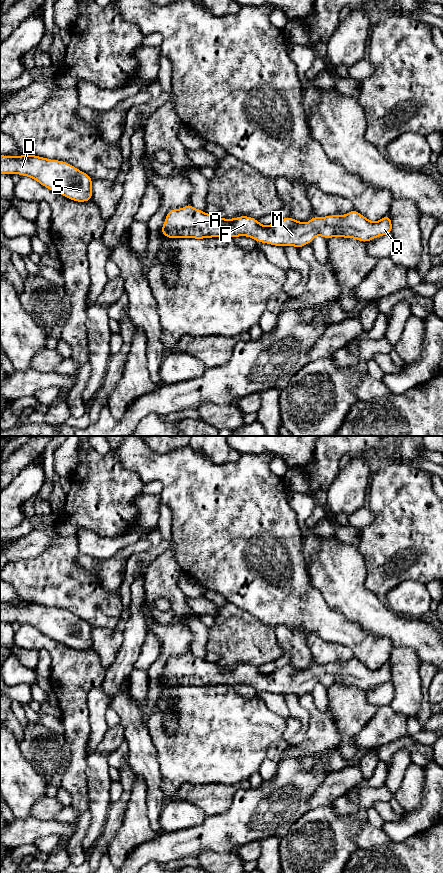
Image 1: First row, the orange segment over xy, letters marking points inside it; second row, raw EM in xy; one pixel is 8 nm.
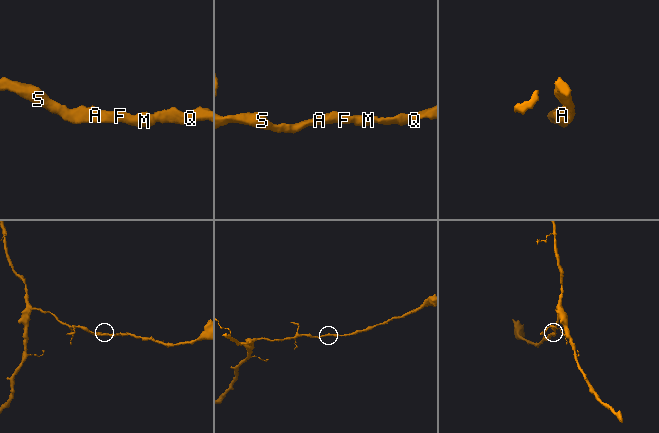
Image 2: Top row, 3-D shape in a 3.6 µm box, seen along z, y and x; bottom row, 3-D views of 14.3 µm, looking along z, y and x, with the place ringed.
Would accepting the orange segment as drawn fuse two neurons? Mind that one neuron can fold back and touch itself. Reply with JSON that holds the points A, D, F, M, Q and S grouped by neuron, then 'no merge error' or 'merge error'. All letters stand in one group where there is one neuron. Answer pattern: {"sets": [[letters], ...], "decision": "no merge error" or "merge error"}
{"sets": [["A", "D", "F", "M", "Q", "S"]], "decision": "no merge error"}

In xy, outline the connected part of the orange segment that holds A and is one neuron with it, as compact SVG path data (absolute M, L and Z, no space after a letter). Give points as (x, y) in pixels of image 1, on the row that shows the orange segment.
M191 204L167 212L161 233L170 239L207 237L248 236L257 242L275 246L295 246L298 249L312 243L317 235L327 240L340 236L356 238L368 242L372 239L392 234L392 223L389 214L376 222L369 221L355 209L346 215L331 215L326 217L313 216L308 223L286 217L276 220L270 226L263 226L249 216L239 216L234 219L223 219L195 209Z

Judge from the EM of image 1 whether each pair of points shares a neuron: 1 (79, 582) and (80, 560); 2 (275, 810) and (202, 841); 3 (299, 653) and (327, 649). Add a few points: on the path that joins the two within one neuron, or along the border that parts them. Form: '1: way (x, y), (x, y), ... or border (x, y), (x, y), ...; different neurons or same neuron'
1: border (78, 554), (75, 563), (93, 572), (100, 581); different neurons
2: way (257, 813), (233, 829), (220, 833); same neuron
3: border (307, 637), (307, 646), (312, 663); different neurons

